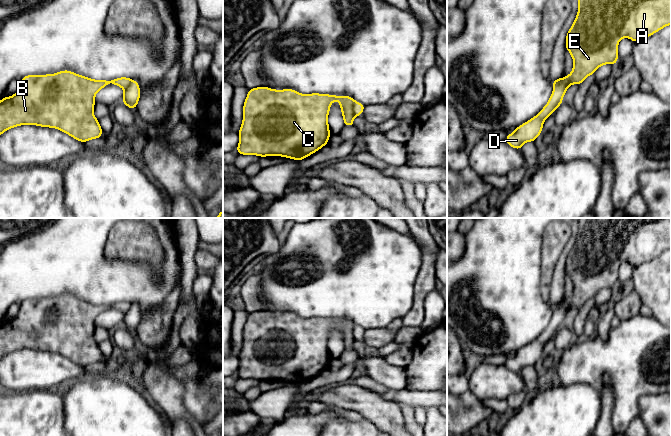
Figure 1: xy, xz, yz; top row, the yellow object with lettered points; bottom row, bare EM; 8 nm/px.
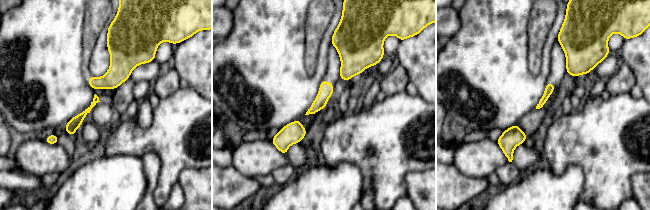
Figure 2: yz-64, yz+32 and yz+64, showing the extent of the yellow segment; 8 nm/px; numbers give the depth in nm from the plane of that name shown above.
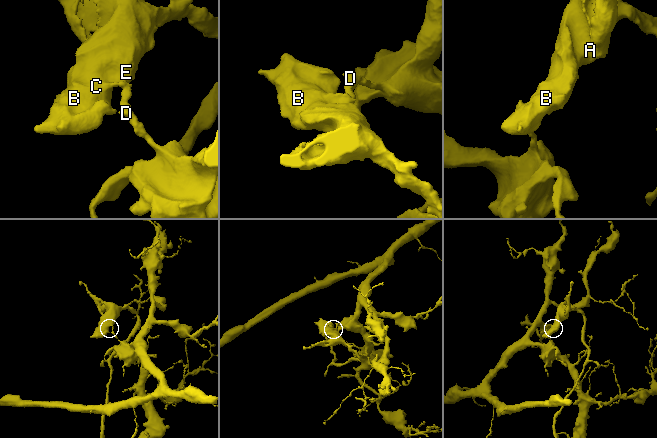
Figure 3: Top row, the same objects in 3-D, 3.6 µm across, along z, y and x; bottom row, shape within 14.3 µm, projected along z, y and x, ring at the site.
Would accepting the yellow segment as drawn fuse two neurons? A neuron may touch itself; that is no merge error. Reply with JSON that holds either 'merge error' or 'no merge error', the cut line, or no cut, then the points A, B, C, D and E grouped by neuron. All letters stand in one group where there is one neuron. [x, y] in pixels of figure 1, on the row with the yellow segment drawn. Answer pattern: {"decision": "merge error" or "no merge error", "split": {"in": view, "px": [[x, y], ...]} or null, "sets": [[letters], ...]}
{"decision": "merge error", "split": {"in": "yz", "px": [[568, 85], [557, 82], [553, 86]]}, "sets": [["A", "B", "C", "E"], ["D"]]}

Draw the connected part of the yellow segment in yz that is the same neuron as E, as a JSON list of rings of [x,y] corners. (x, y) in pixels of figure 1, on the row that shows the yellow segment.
[[[578,0],[578,12],[569,31],[566,34],[565,48],[573,59],[573,69],[564,78],[552,81],[553,86],[563,82],[568,86],[580,85],[595,73],[602,65],[615,65],[618,61],[618,44],[627,37],[634,43],[652,36],[666,26],[671,25],[671,0]]]

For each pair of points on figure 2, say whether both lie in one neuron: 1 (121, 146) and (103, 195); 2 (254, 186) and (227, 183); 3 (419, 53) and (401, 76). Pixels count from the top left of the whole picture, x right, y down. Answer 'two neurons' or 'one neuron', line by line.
1: two neurons
2: one neuron
3: two neurons

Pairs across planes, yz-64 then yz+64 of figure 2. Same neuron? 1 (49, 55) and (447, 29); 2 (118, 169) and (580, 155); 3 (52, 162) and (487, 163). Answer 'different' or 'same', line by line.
1: different
2: different
3: same

